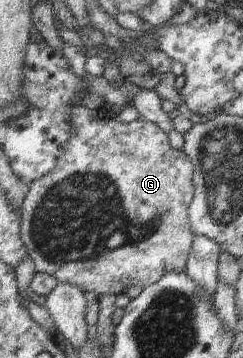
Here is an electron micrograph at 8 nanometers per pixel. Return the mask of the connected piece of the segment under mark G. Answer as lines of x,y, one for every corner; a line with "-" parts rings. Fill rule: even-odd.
76,105
71,116
73,131
71,143
65,151
65,155
59,159
57,167
43,179
35,181
29,186
29,191
23,203
22,213
22,238
26,244
29,257
35,262
35,267
41,273
53,275
60,282
72,283
81,287
86,292
98,293
99,295
117,295
118,293
127,293
131,287
149,287
157,283
167,273
184,271
187,262
187,255
191,250
191,243
194,236
191,232
187,214
189,213
190,202
194,197
194,164
187,159
181,149
171,149
159,124
147,121
143,117
138,117
132,122
120,122
117,117
109,113
106,107
97,110
89,109
85,106

